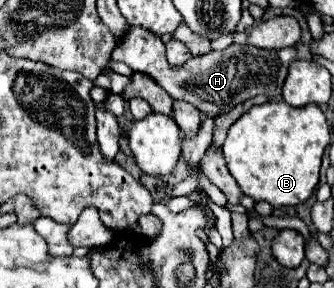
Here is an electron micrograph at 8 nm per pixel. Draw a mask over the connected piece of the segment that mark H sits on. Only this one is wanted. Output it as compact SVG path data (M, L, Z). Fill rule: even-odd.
M129 25L125 29L125 35L119 37L111 57L113 61L127 63L133 71L151 75L173 99L195 105L207 117L219 117L221 113L227 113L227 109L233 109L237 103L247 101L255 95L267 95L271 99L281 97L281 87L291 61L297 59L297 49L287 47L281 51L269 51L253 45L233 43L223 51L211 51L203 57L191 57L187 65L173 67L165 57L165 43L155 33L149 33L143 27Z

